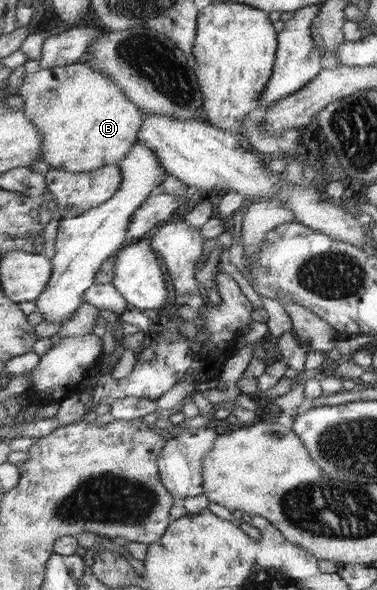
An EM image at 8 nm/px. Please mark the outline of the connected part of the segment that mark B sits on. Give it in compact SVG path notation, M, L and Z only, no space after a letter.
M83 62L47 67L27 74L16 94L24 100L24 115L38 126L43 135L44 147L40 156L40 167L45 171L62 168L69 172L89 172L107 165L119 165L139 142L138 132L143 121L146 121L146 112L129 100L120 84Z

